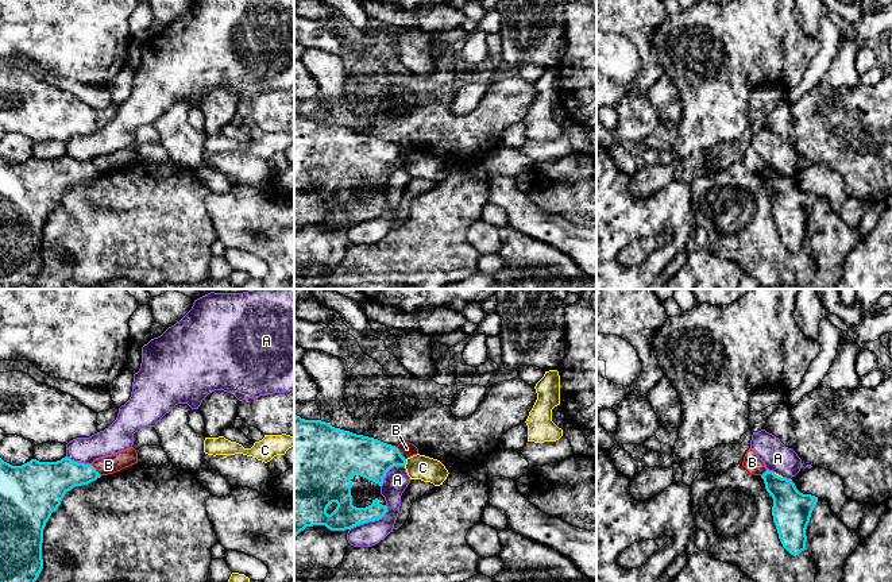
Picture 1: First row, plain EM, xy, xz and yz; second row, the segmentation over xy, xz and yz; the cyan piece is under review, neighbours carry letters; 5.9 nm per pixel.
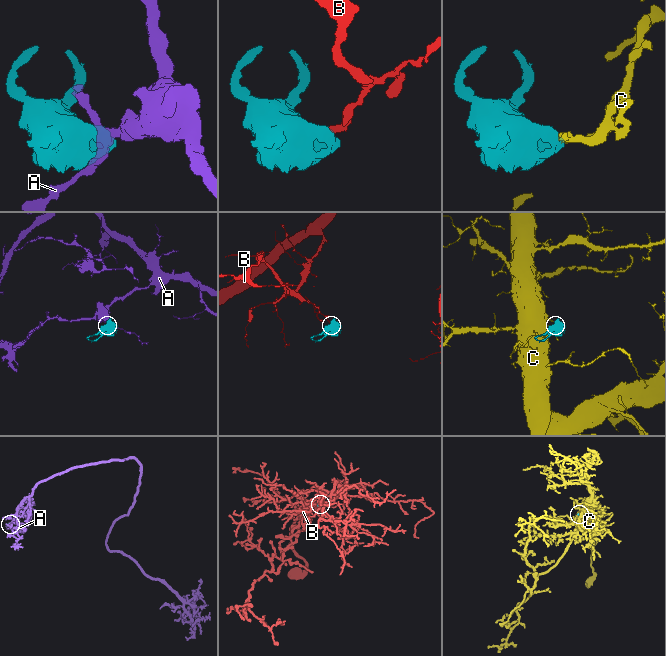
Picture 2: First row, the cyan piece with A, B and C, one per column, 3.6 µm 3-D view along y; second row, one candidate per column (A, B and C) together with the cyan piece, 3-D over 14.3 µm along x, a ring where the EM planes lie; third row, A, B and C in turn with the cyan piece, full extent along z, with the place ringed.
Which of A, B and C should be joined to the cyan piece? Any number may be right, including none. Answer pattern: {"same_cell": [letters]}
{"same_cell": []}

